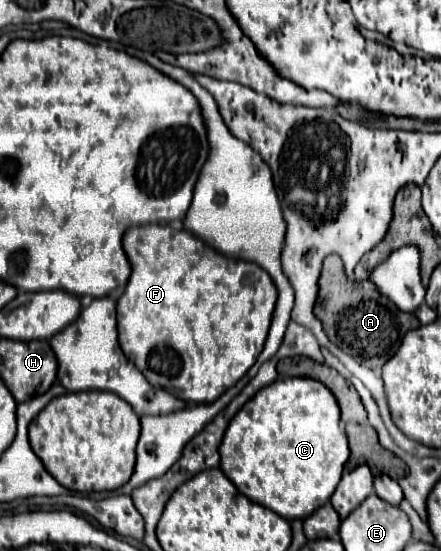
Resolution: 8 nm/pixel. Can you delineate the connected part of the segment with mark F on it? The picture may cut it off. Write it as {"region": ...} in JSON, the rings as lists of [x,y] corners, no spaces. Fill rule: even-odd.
{"region":[[[163,224],[129,228],[123,234],[123,250],[131,262],[129,282],[117,300],[119,346],[123,354],[137,366],[137,370],[147,378],[151,386],[163,388],[179,400],[217,400],[257,362],[257,356],[263,350],[271,314],[277,302],[277,288],[273,280],[256,264],[225,257],[195,238],[191,232],[177,232]],[[257,273],[258,282],[243,282],[247,276],[251,276],[251,280],[257,278]],[[211,308],[221,310],[221,320],[215,316],[215,324],[211,324]]]}

